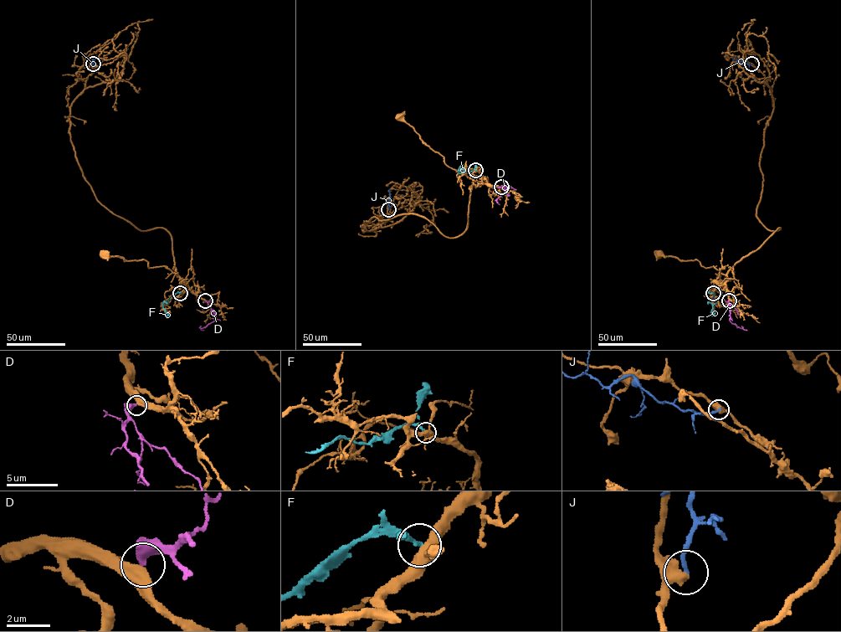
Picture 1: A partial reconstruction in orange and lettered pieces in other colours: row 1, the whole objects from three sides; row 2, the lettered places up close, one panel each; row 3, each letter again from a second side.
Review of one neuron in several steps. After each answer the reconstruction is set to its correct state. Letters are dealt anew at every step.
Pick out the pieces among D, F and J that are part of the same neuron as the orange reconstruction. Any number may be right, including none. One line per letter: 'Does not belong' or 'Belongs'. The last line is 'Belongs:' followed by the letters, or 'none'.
D: Belongs
F: Does not belong
J: Does not belong
Belongs: D

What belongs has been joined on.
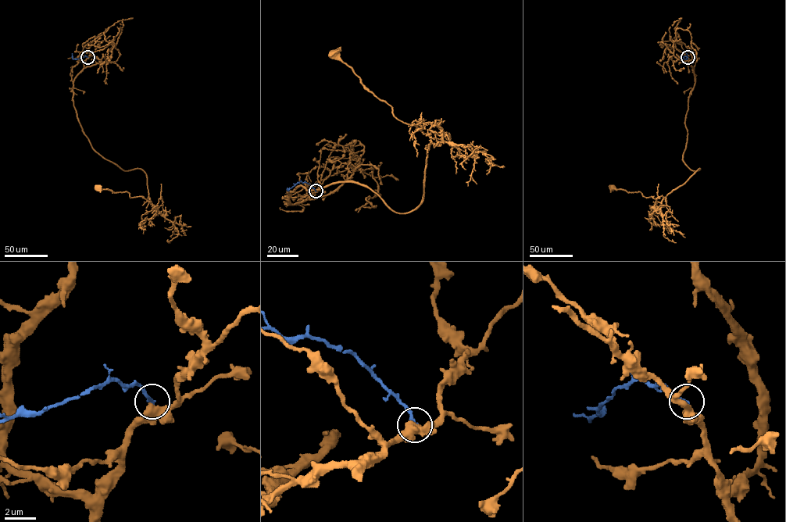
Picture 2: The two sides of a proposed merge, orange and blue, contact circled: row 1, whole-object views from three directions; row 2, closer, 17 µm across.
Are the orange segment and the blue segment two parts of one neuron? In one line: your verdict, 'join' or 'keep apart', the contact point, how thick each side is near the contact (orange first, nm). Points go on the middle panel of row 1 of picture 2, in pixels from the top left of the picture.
keep apart | (316, 191) | 600/200 nm

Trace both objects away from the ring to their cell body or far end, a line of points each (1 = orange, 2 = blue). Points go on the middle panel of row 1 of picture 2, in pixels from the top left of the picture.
1: (316, 191), (290, 204), (300, 186), (355, 182), (409, 212), (423, 192), (430, 138), (398, 119), (334, 51)
2: (316, 191), (309, 184), (300, 181), (291, 188), (287, 187)

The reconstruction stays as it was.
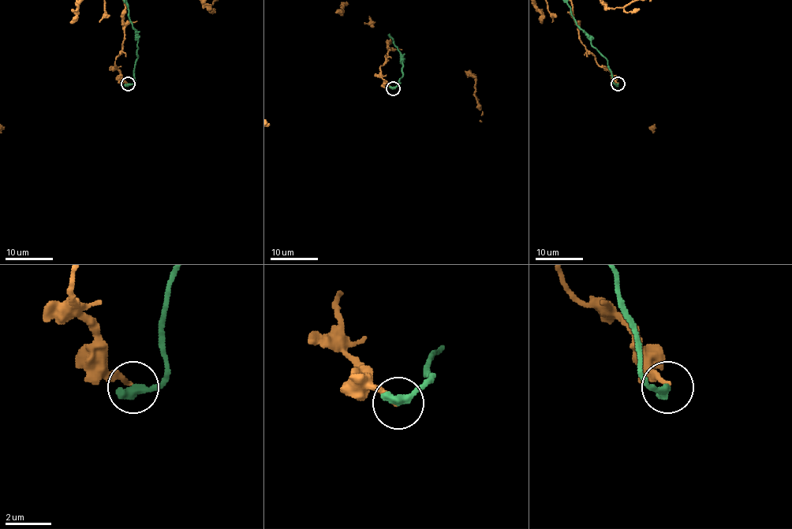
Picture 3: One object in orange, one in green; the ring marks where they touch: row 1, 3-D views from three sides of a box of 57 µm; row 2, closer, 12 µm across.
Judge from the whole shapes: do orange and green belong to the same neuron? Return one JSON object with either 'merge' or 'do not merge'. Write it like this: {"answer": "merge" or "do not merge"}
{"answer": "do not merge"}

